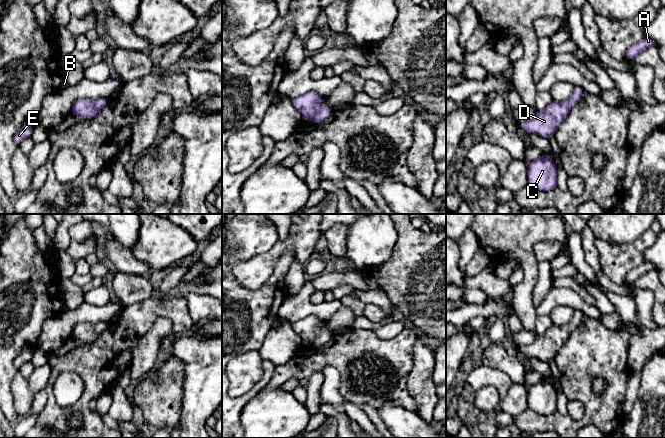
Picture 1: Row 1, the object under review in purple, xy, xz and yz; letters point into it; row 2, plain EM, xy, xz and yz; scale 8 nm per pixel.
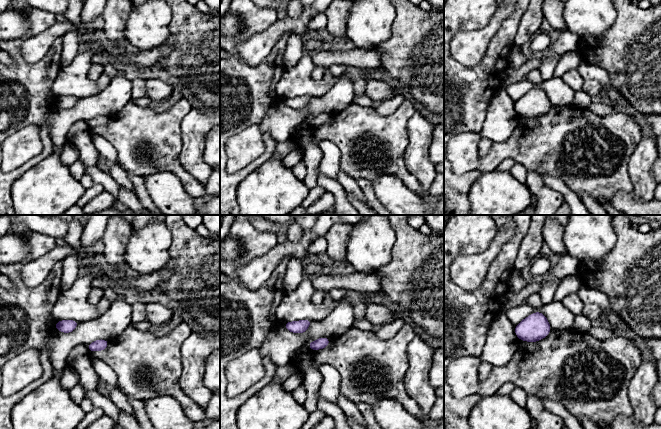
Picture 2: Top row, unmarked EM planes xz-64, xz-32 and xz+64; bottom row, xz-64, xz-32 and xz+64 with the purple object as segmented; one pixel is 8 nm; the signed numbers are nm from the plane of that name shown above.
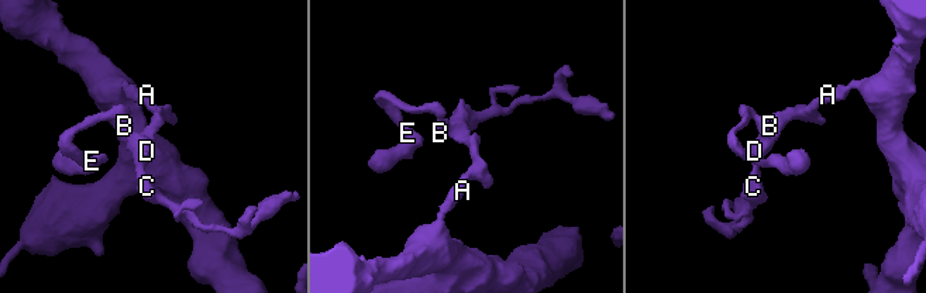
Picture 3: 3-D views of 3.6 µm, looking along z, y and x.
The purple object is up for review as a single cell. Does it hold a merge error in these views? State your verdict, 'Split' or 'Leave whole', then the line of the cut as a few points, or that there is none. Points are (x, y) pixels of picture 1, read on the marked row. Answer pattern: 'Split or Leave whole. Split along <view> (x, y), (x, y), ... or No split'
Leave whole. No split

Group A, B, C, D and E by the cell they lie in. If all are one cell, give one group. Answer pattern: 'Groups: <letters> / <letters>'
Groups: A B C D E

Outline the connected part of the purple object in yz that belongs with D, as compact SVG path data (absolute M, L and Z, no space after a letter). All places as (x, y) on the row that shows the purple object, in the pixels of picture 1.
M575 85L568 100L562 102L553 100L543 111L537 112L531 120L522 122L518 126L529 133L537 134L549 140L552 135L555 135L570 109L579 102L582 93L583 89Z

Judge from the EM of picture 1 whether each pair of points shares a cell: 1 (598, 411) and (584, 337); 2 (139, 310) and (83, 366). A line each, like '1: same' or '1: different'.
1: same
2: same

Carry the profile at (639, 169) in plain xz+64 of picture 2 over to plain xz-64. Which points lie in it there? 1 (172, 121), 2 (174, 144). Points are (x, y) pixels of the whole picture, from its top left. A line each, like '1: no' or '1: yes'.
1: no
2: no

